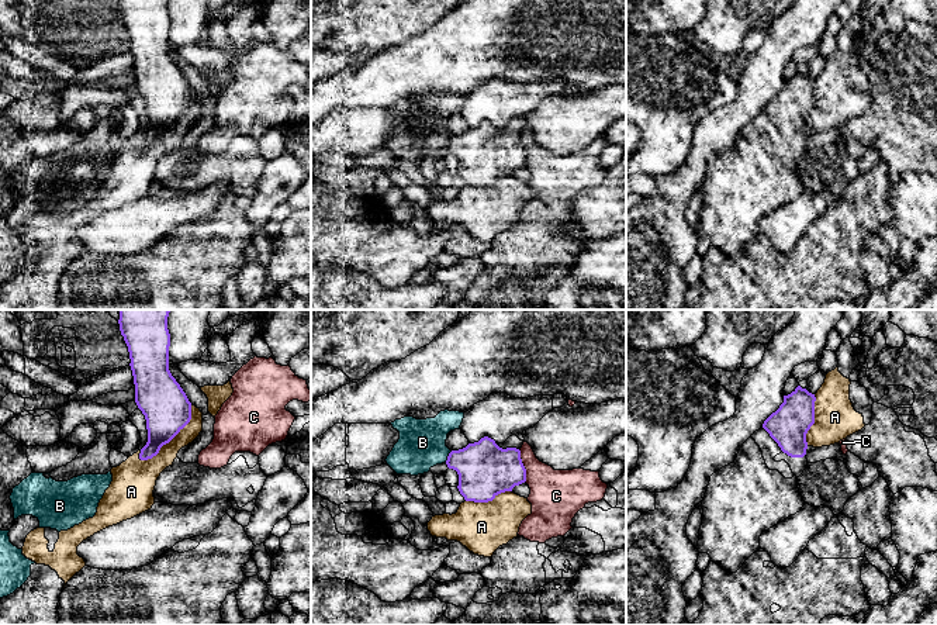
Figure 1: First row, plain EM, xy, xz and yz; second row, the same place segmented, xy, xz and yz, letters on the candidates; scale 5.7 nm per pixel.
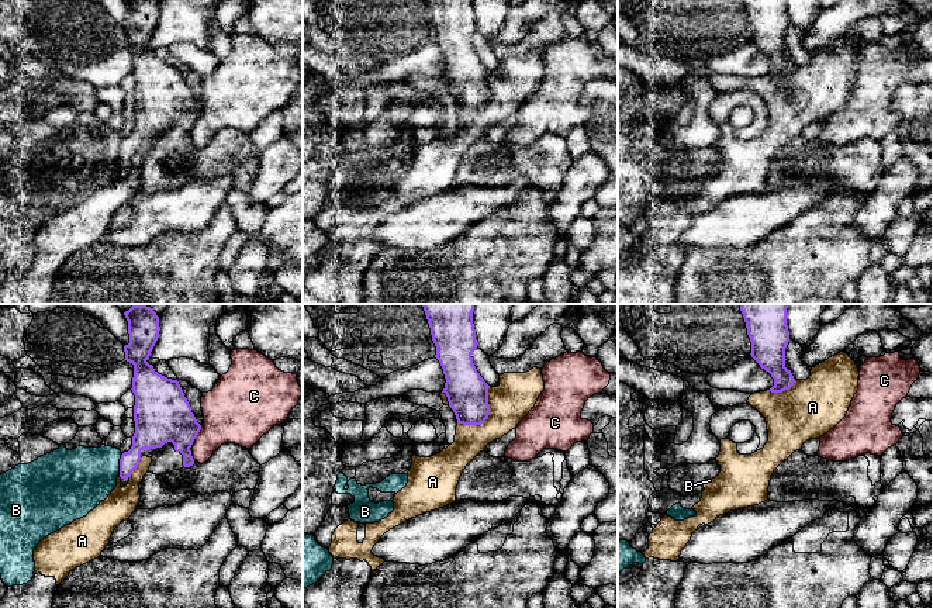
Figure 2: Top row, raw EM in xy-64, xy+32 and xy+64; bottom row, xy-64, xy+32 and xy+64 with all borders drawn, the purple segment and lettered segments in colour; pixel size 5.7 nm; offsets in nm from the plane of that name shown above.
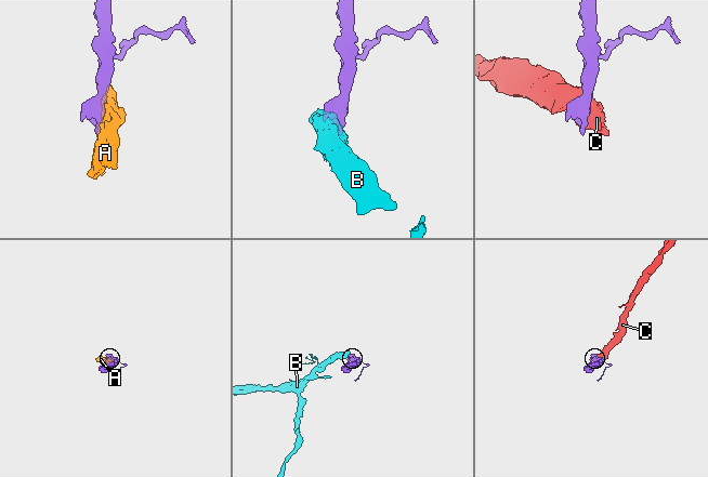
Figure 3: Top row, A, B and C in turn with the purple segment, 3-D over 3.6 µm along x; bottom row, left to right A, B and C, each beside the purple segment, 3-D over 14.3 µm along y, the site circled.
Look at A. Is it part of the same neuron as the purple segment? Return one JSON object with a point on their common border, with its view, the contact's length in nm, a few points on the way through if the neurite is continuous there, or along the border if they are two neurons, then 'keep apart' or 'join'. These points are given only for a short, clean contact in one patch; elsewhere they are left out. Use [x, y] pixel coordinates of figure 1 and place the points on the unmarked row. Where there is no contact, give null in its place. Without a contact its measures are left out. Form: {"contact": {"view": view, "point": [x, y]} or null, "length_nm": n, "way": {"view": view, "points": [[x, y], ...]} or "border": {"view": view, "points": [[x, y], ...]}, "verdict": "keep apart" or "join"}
{"contact": {"view": "xy", "point": [172, 123]}, "length_nm": 440, "verdict": "keep apart"}

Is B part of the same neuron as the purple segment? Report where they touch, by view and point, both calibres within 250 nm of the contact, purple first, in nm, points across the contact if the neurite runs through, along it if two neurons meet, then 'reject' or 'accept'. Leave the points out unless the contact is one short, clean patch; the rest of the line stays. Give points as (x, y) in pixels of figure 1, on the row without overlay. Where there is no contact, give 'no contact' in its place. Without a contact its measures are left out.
xz (448, 141) | 320/280 nm | reject

